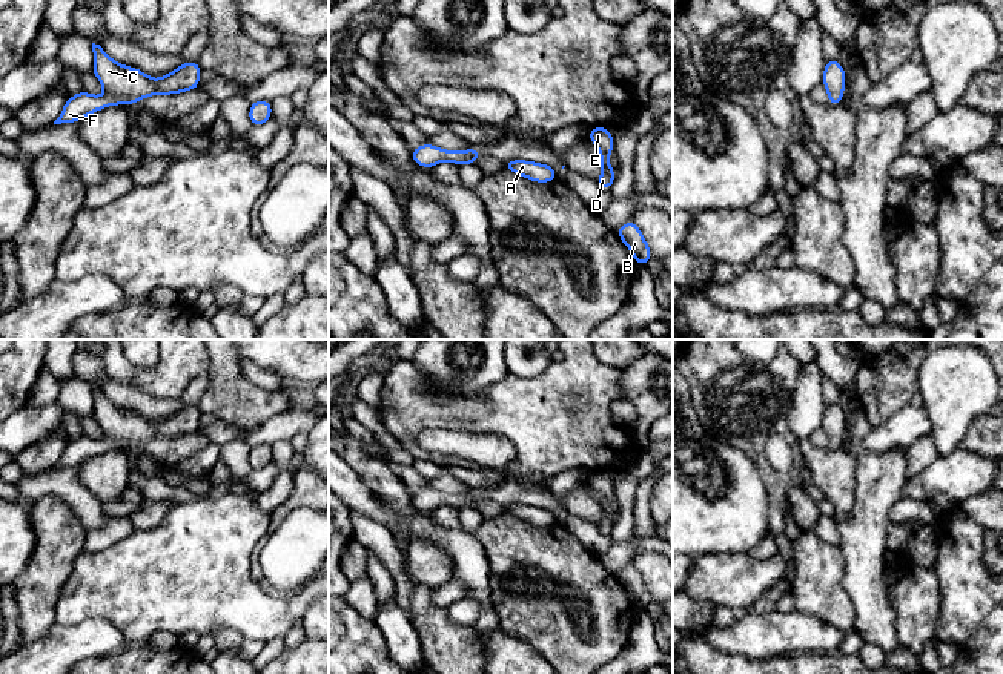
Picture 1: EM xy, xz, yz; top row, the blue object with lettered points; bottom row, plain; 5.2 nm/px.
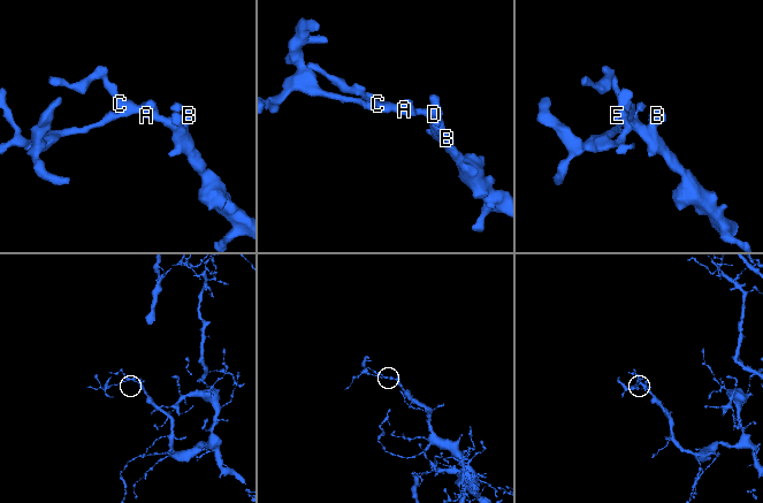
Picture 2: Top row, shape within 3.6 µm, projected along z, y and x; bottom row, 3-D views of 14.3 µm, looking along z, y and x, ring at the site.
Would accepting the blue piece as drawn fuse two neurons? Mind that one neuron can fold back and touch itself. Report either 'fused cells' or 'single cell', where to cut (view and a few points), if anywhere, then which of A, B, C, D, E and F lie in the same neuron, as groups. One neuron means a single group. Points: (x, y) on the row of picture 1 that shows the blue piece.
single cell; cut none; groups A B C D E F

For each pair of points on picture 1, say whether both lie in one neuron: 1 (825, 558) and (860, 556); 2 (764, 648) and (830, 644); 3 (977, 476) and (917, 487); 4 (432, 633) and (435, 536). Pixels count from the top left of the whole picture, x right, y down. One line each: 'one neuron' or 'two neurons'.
1: two neurons
2: one neuron
3: one neuron
4: two neurons

